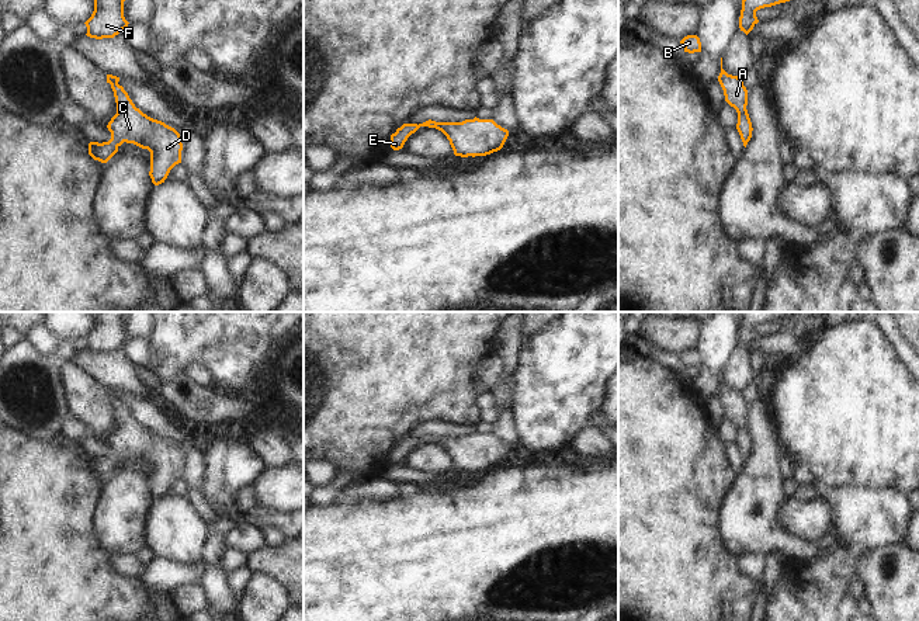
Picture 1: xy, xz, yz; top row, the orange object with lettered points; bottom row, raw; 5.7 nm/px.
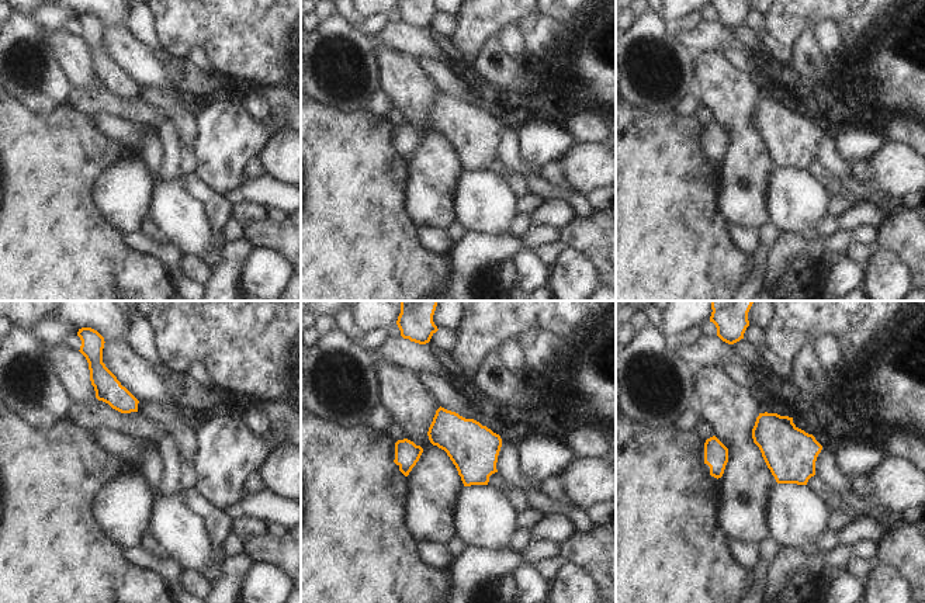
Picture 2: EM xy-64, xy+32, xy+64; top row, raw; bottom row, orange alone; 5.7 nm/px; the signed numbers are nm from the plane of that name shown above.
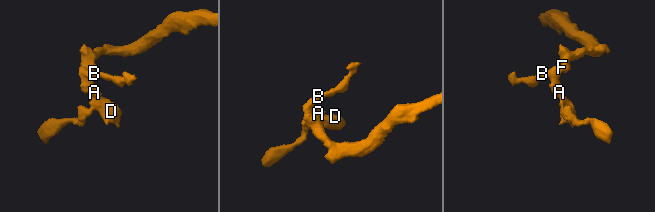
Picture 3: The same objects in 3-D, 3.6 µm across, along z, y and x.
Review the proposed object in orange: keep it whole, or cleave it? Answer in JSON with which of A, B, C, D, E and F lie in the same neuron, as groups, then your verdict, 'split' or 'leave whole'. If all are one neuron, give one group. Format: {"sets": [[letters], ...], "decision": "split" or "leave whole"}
{"sets": [["A", "B", "C", "D", "E", "F"]], "decision": "leave whole"}

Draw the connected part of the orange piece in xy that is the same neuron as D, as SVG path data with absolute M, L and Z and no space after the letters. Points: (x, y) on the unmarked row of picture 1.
M107 389L117 417L117 429L107 443L111 447L108 457L90 457L89 469L107 478L118 462L126 457L150 466L149 490L155 500L164 497L170 485L181 478L181 451L162 436L153 434L135 421L128 407L118 399L119 392Z

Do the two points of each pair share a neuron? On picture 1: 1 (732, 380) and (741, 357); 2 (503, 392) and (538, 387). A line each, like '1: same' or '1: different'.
1: same
2: different

